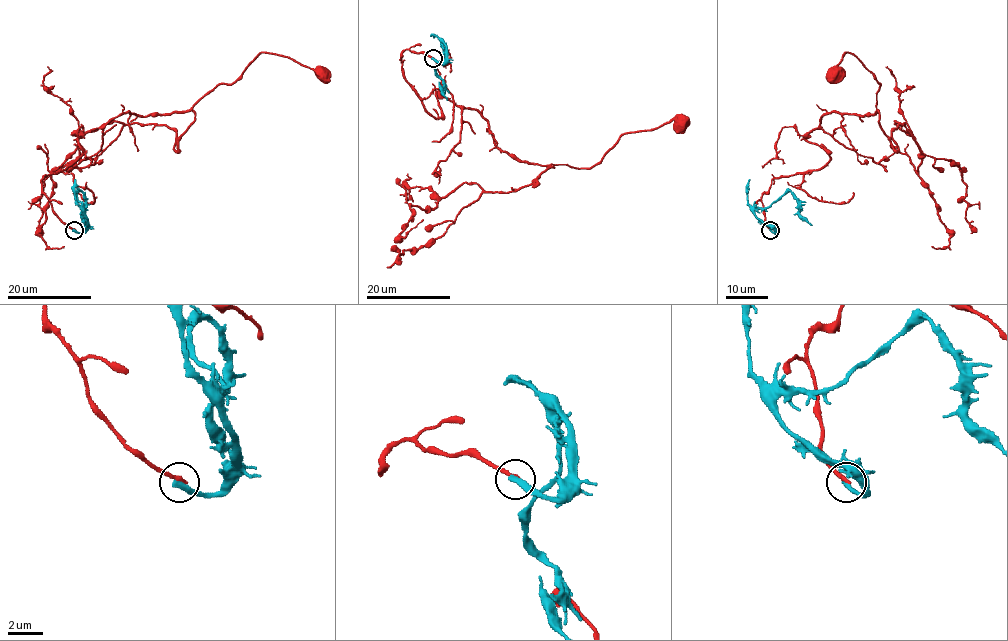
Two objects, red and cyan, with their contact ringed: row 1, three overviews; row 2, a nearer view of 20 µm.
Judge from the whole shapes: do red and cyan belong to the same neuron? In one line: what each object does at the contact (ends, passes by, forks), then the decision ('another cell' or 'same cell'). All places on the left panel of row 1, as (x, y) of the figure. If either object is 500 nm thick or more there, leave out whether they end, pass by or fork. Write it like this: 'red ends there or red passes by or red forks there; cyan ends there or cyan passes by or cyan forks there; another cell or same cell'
red ends there; cyan ends there; another cell

